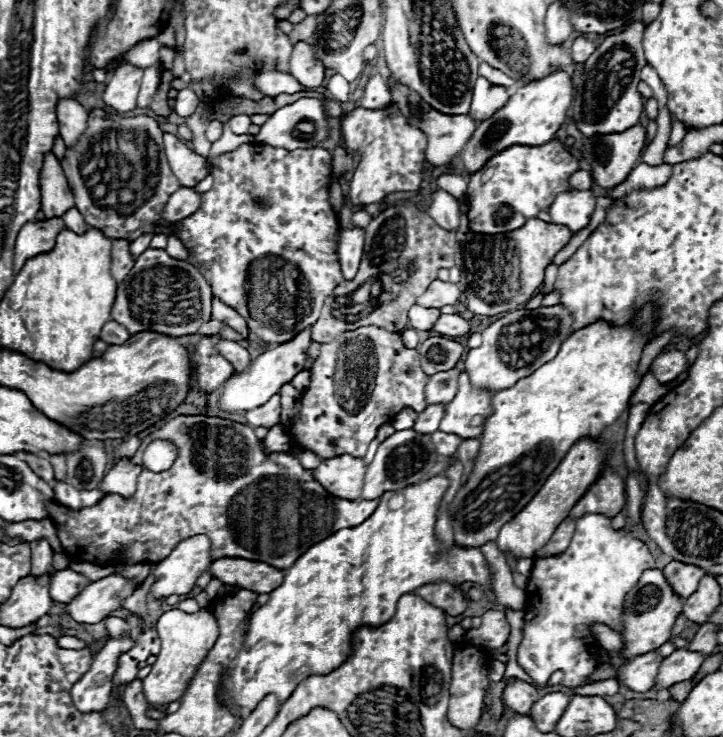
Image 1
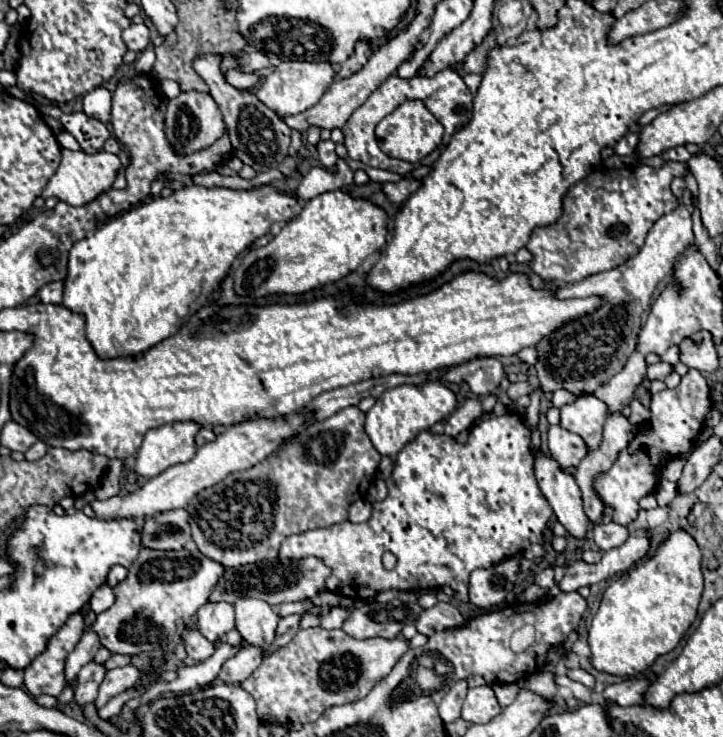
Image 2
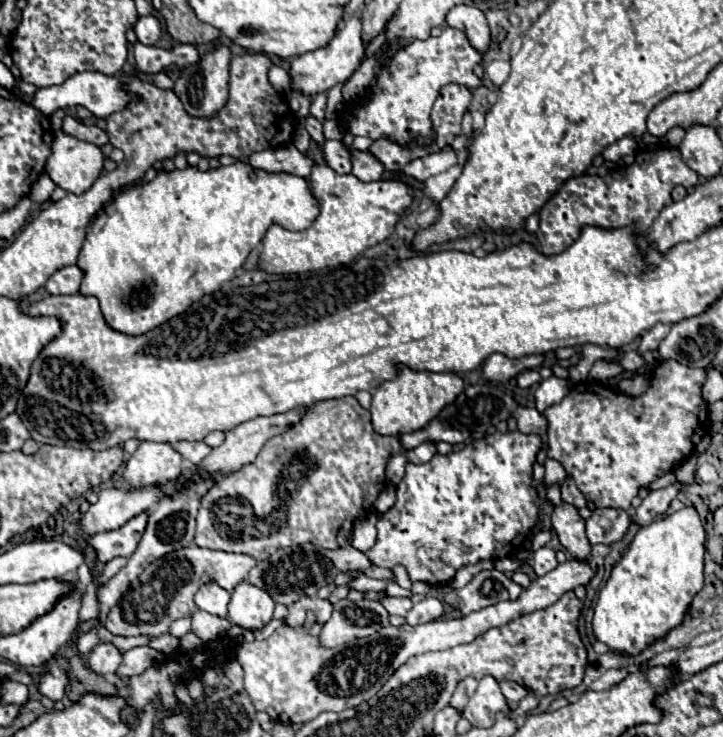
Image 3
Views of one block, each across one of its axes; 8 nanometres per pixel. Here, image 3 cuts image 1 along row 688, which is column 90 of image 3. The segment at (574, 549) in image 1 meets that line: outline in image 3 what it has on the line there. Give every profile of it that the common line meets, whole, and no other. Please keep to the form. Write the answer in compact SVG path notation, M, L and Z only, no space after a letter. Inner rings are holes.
M142 512L140 516L134 516L132 520L128 520L122 528L112 530L112 532L102 532L90 538L90 544L94 546L96 554L98 554L98 564L96 568L102 570L104 564L116 556L132 556L132 552L136 550L144 528L148 522L148 514Z

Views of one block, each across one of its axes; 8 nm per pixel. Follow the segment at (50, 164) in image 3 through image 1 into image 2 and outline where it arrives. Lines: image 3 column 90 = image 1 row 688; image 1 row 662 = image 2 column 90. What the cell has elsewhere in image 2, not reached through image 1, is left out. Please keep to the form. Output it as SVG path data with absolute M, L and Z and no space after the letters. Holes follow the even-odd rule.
M64 148L60 166L56 168L56 172L50 178L42 196L44 198L56 196L62 202L68 202L72 206L84 206L84 204L92 202L96 196L100 196L102 192L106 192L108 188L112 188L112 182L114 182L118 170L120 170L120 158L116 154L110 154L110 152L104 152L104 150L100 150L96 154L86 154L82 150L74 152L74 150Z

